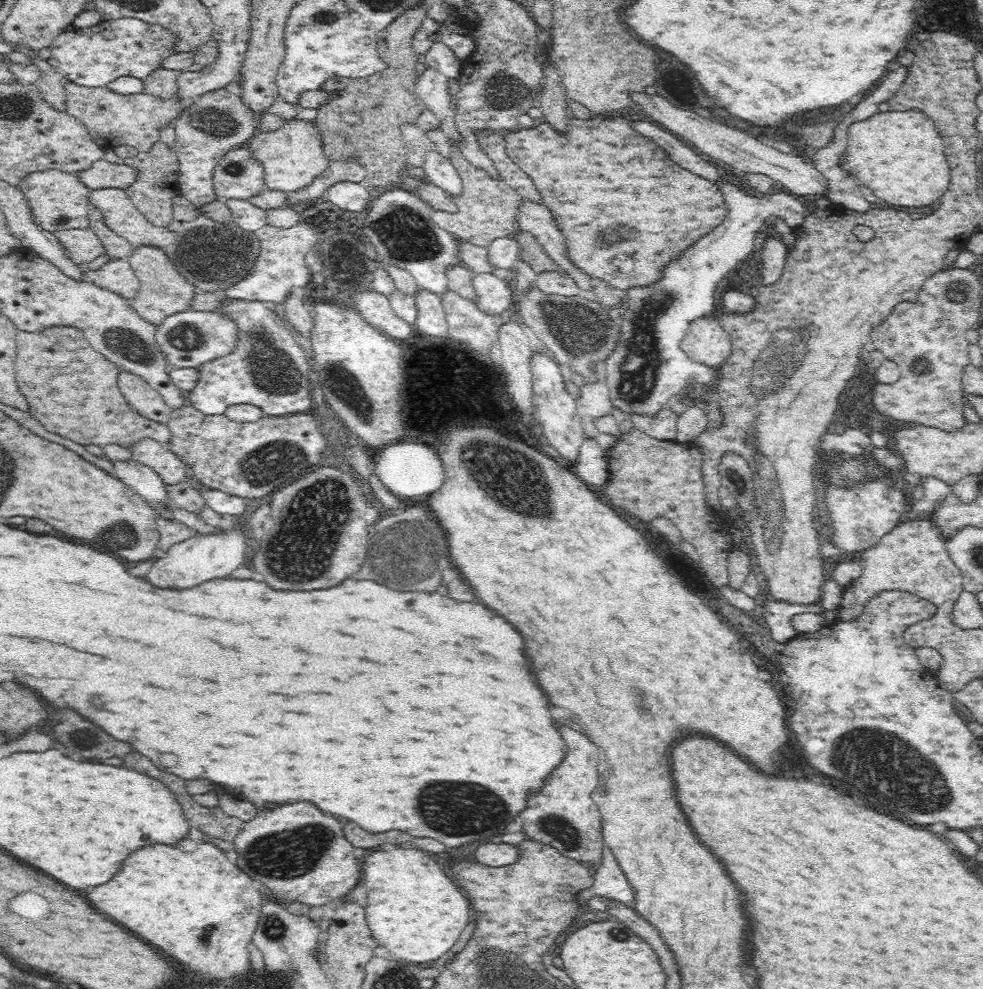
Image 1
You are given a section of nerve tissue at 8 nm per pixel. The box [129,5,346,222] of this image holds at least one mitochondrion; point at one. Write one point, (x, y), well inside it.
(217, 126)

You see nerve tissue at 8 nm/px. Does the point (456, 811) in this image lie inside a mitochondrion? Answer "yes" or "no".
yes

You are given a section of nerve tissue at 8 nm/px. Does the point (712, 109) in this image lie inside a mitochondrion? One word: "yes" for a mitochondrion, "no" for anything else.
no

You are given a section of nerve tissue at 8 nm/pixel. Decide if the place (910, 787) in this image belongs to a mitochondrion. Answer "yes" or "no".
yes

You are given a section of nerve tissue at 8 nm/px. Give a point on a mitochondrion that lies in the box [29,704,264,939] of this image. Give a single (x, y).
(83, 740)

